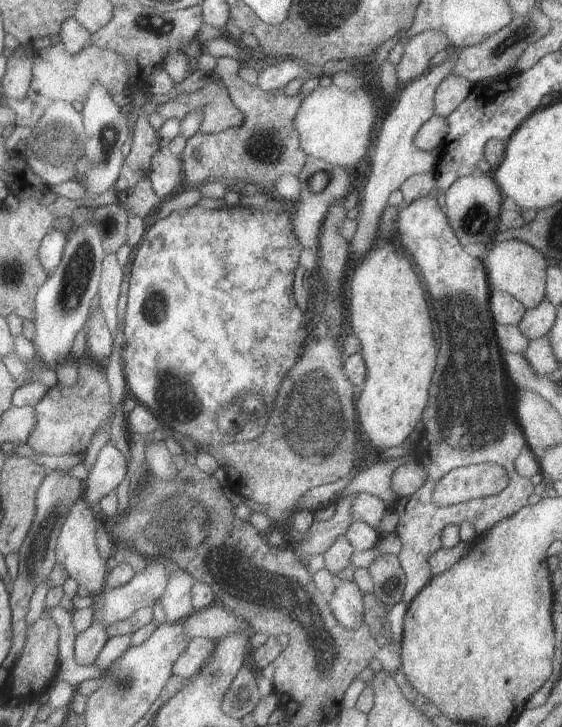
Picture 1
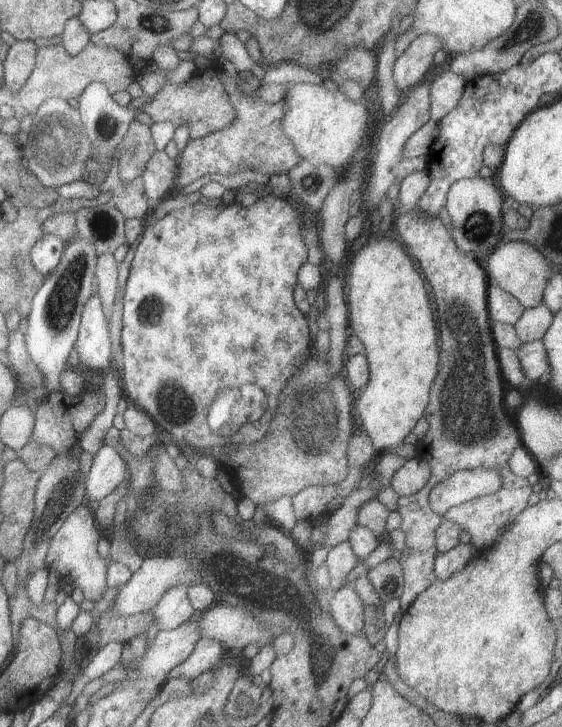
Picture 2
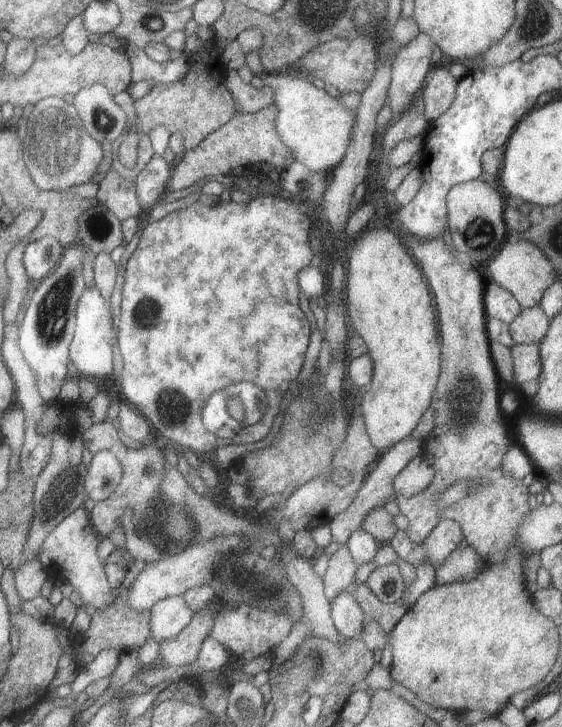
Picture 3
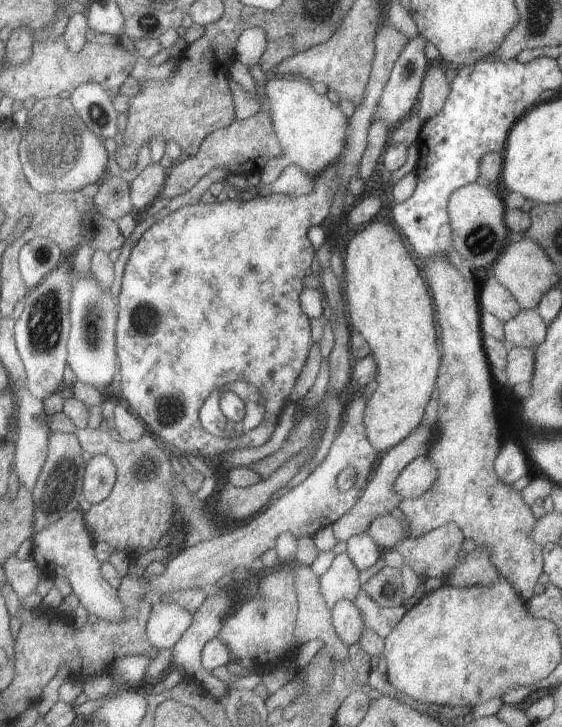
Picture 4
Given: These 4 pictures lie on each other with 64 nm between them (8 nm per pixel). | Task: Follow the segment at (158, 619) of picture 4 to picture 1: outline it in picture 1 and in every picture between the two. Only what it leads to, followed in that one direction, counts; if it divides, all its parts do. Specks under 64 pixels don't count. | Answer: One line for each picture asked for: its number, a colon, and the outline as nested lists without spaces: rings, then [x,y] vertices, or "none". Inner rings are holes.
1: [[[181,568],[171,570],[163,596],[159,598],[169,624],[185,620],[195,612],[193,600],[191,600],[193,584],[195,584],[195,578],[187,570],[181,570]]]
2: [[[177,584],[177,586],[169,588],[161,596],[157,606],[151,610],[153,620],[157,620],[157,624],[159,624],[159,630],[173,630],[197,614],[189,602],[187,590],[189,590],[189,586],[185,586],[185,584]]]
3: [[[183,594],[181,596],[169,596],[153,604],[151,612],[151,634],[155,642],[169,640],[177,636],[193,618],[193,610],[187,606]]]

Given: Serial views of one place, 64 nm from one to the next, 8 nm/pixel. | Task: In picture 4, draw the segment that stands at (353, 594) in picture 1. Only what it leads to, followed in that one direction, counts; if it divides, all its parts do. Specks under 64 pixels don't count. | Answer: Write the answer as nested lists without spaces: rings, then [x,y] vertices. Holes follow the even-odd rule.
[[[337,600],[335,606],[329,610],[331,612],[331,622],[337,638],[349,648],[351,644],[357,644],[363,630],[367,628],[363,622],[361,612],[357,606],[349,600]]]

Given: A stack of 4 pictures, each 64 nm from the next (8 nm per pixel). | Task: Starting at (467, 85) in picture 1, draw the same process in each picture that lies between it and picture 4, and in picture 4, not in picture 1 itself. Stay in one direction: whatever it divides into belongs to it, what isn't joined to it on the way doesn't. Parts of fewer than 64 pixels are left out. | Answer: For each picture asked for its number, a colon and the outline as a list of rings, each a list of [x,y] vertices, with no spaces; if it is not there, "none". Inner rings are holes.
2: [[[439,72],[437,78],[431,82],[431,120],[439,122],[445,114],[449,114],[463,96],[467,80],[457,76],[455,72]]]
3: [[[435,66],[431,74],[427,74],[427,82],[421,90],[421,96],[425,104],[425,118],[429,120],[429,124],[443,116],[443,112],[451,106],[451,102],[455,100],[457,82],[459,80],[455,80],[449,70],[439,66]]]
4: [[[429,66],[419,92],[419,106],[415,110],[423,124],[441,112],[449,96],[449,90],[451,90],[451,82],[447,80],[445,72],[439,66]]]

